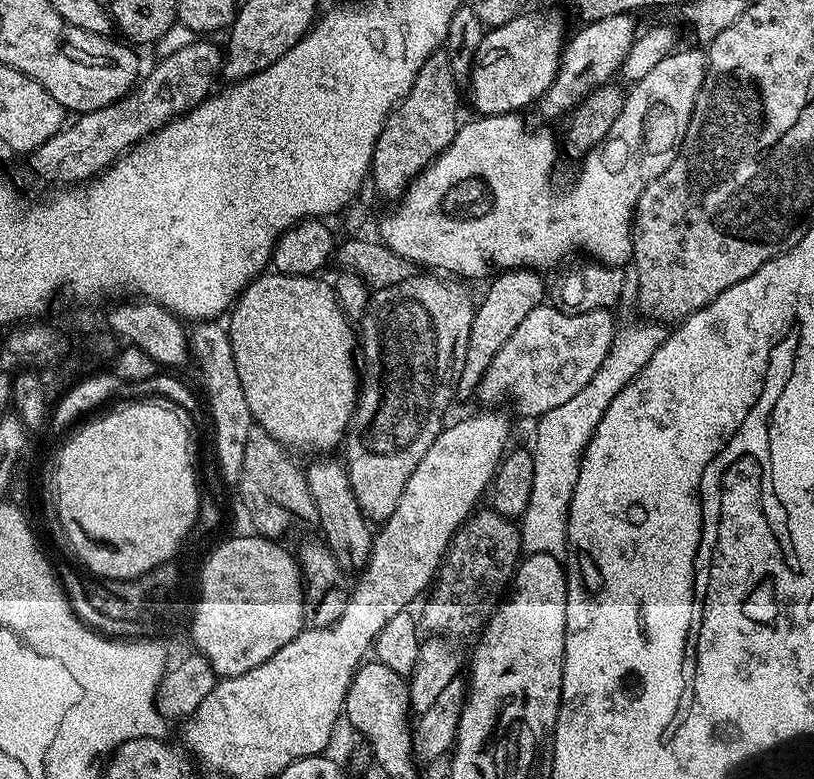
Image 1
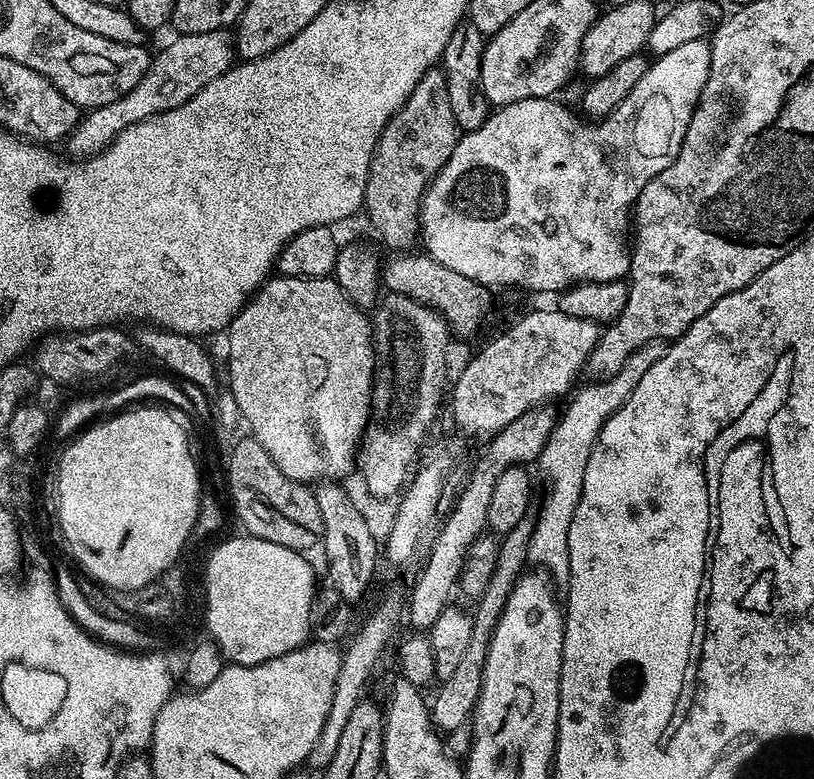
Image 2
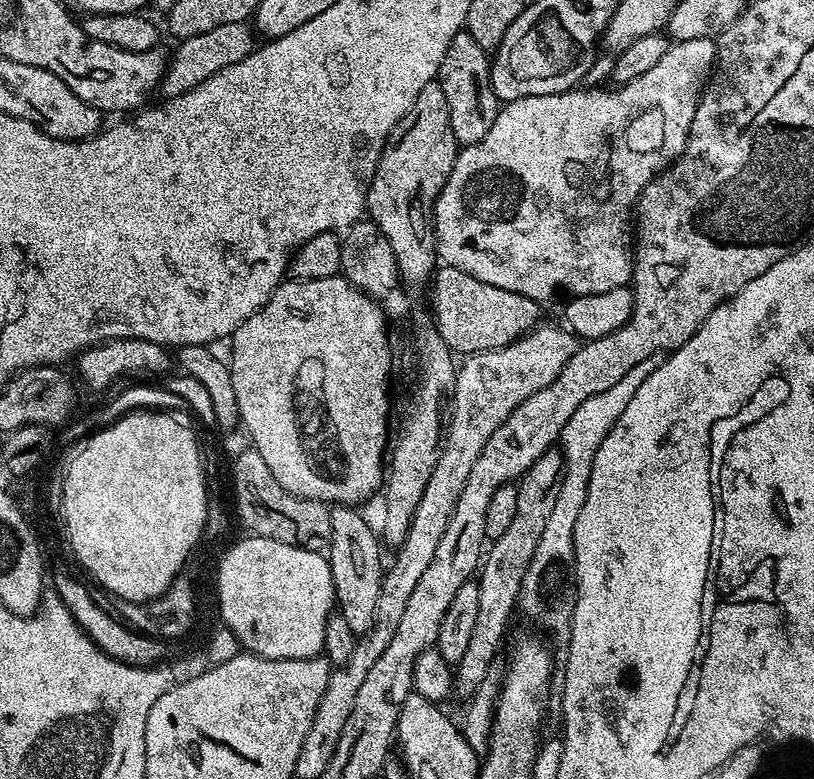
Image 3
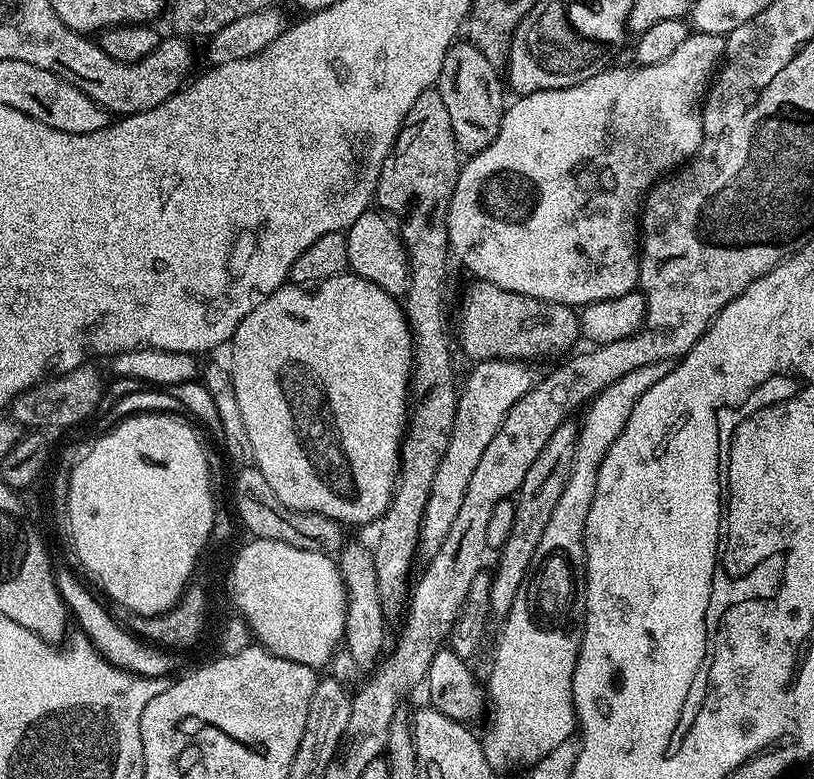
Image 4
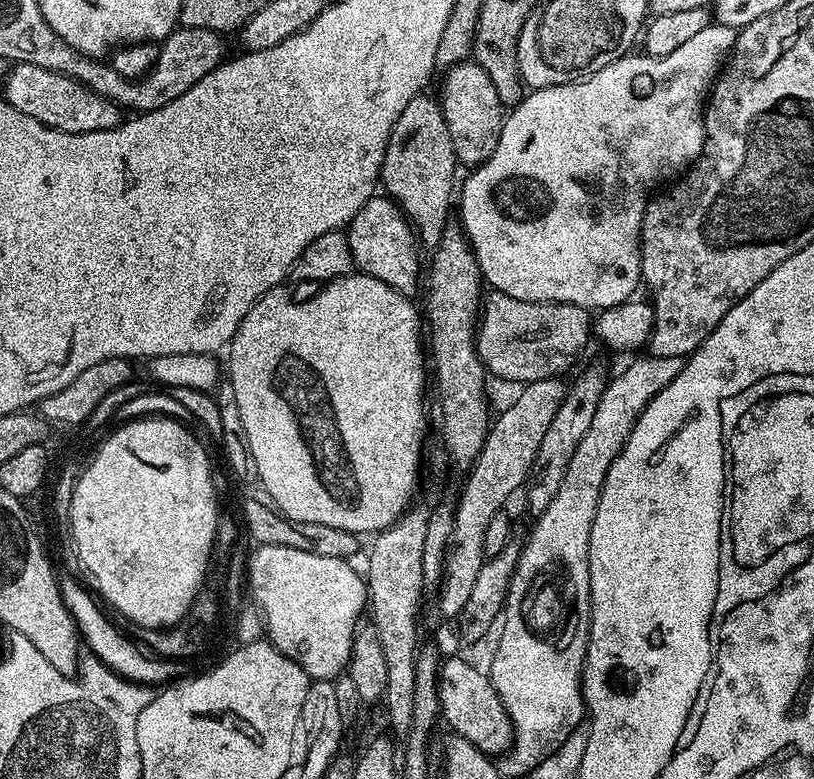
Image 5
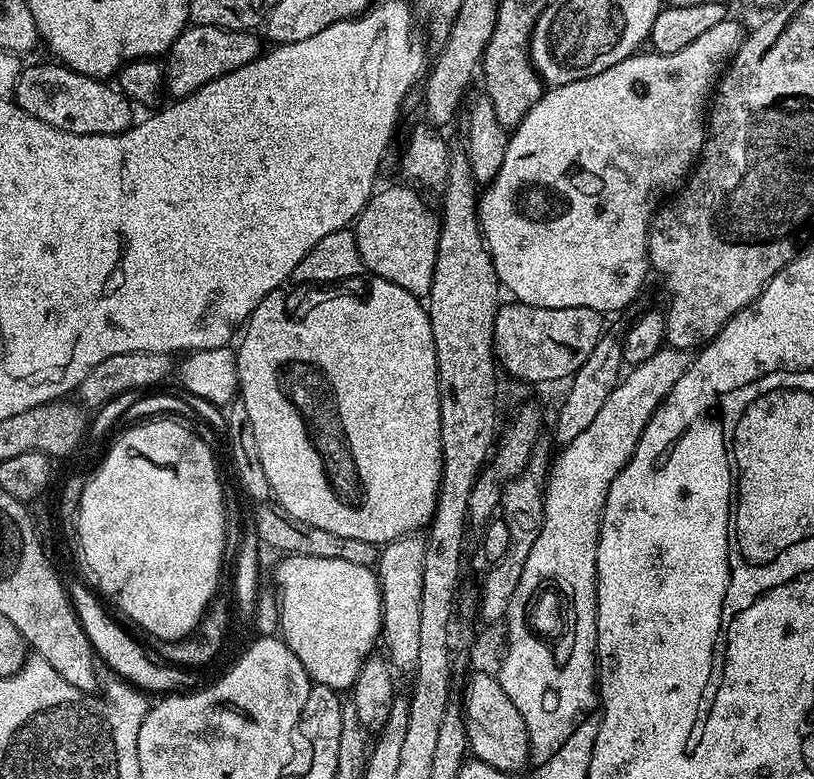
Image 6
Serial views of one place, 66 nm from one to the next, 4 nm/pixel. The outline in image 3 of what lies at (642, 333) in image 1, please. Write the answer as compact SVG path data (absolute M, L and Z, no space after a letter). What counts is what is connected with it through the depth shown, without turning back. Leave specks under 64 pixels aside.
M655 359L638 362L638 366L634 366L634 370L630 370L617 384L610 386L610 390L602 390L602 394L594 394L594 398L586 398L586 402L582 402L578 410L574 410L570 422L566 422L560 435L558 447L564 453L564 480L560 484L554 510L546 521L546 530L543 531L533 560L526 570L518 601L521 609L524 607L530 615L544 620L546 627L553 628L560 634L567 633L571 625L572 608L576 605L576 598L571 591L548 592L548 583L552 580L551 574L548 573L548 564L554 563L556 556L571 558L574 554L574 525L578 522L578 514L582 514L582 506L586 503L594 454L598 454L598 446L602 446L602 438L610 434L614 422L622 418L622 410L626 410L626 405L630 402L630 398L634 398L638 386L642 386L642 382L646 382L646 378L654 374L656 365Z

